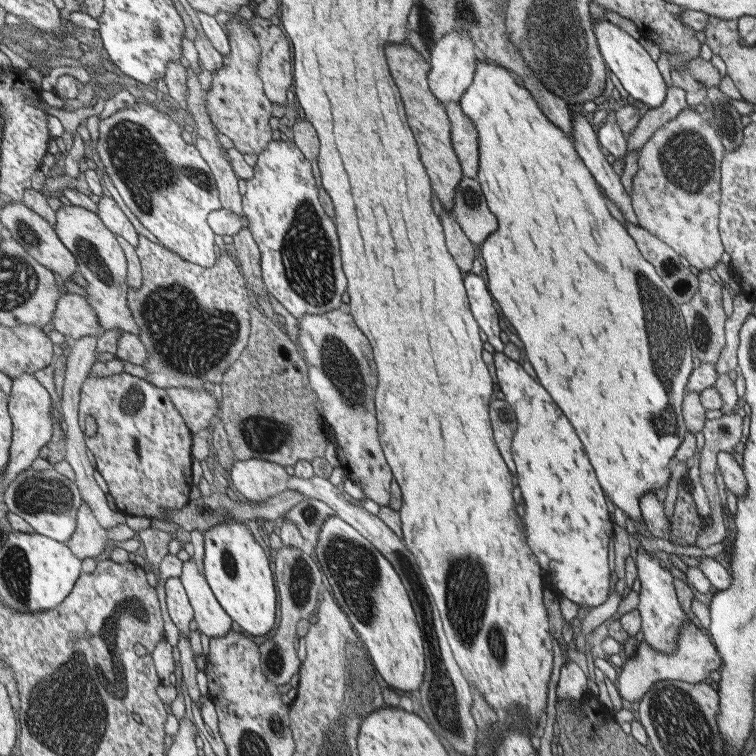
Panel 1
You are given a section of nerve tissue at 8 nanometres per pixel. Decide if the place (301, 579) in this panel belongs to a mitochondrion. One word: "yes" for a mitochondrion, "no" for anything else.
yes

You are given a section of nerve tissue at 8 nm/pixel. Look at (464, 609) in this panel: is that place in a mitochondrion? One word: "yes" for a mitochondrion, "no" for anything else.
yes

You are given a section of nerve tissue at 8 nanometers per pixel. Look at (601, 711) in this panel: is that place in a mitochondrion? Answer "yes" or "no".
no

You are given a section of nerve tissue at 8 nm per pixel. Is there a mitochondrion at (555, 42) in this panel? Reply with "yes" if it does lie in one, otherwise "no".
yes

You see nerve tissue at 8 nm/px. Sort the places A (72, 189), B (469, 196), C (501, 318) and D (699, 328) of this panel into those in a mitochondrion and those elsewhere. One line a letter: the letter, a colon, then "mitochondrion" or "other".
A: other
B: mitochondrion
C: other
D: mitochondrion

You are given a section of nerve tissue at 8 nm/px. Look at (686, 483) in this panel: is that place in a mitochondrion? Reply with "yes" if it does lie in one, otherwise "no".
no

